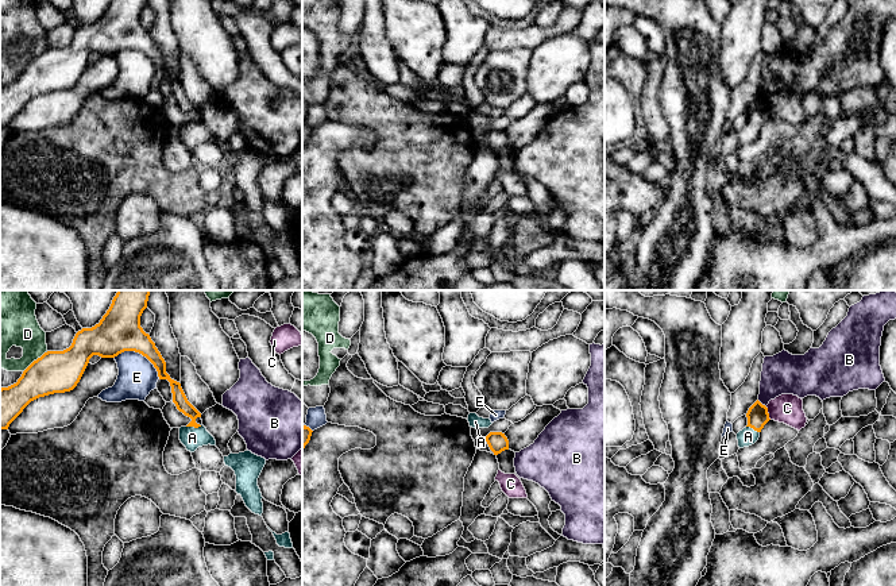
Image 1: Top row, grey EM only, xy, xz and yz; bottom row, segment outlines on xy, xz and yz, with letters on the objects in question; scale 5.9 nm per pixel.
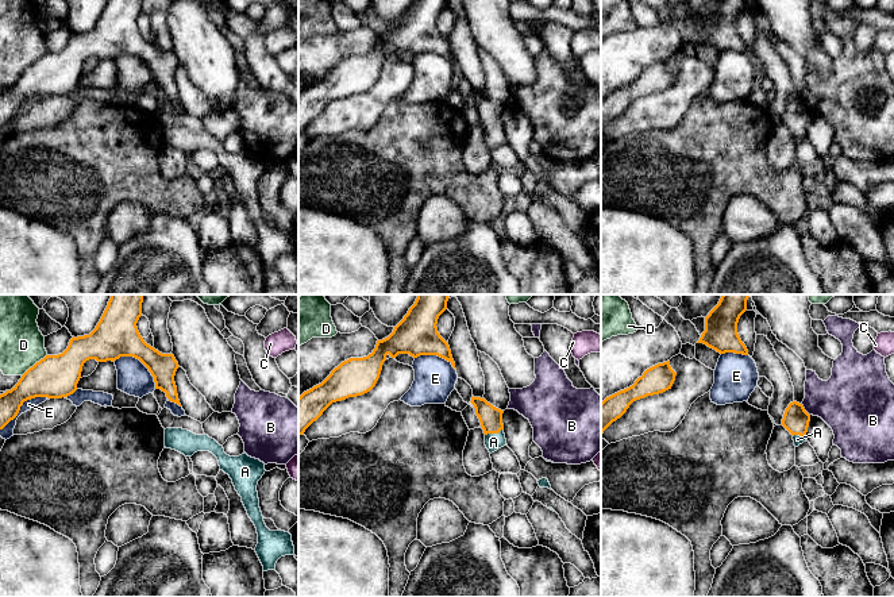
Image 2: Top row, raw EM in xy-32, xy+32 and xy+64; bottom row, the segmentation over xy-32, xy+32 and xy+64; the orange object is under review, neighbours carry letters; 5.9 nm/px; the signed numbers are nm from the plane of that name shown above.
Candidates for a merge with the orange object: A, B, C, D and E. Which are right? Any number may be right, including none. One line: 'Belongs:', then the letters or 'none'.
Belongs: A

